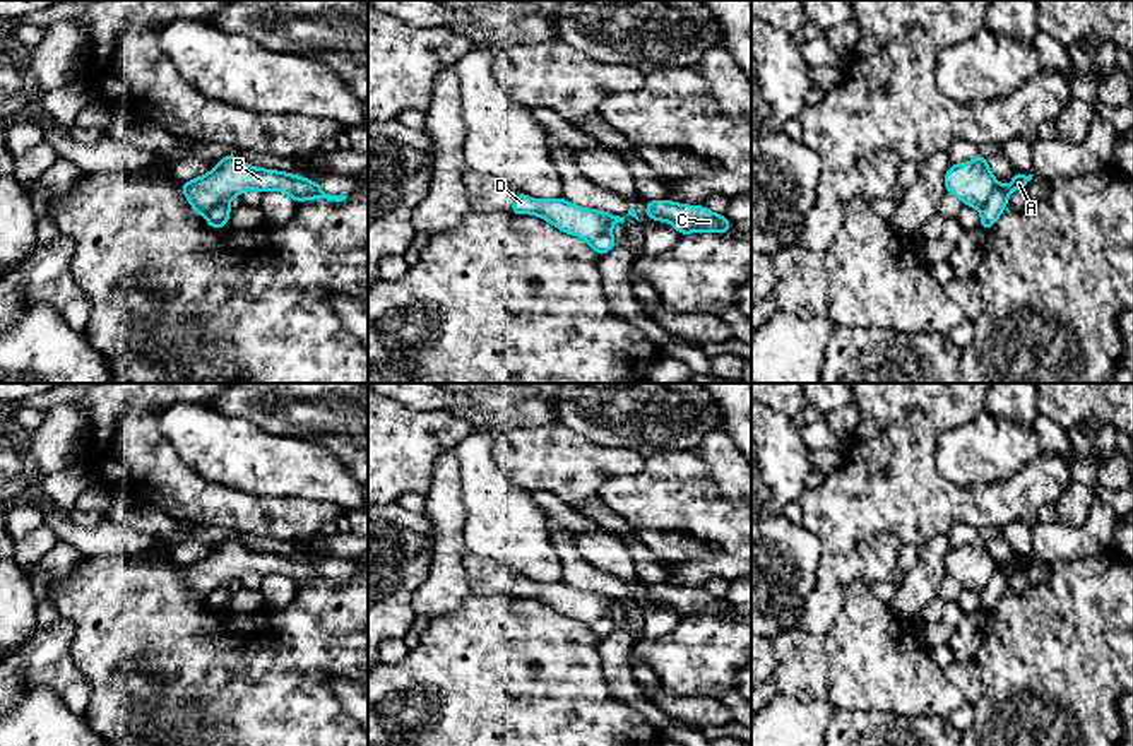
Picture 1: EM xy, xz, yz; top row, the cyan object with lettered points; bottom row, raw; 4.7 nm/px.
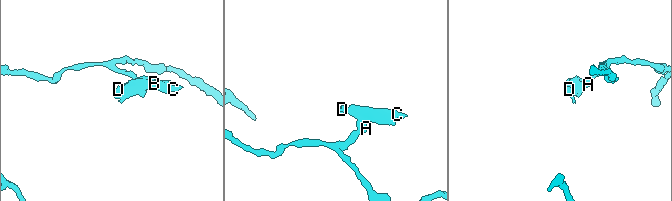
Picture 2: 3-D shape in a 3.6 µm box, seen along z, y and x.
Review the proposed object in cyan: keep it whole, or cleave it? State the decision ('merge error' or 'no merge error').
merge error

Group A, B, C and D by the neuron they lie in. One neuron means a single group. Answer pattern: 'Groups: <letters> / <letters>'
Groups: A / B C D

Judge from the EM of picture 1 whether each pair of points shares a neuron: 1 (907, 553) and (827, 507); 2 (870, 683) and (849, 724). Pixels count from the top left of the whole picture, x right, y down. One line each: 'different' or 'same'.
1: different
2: different

